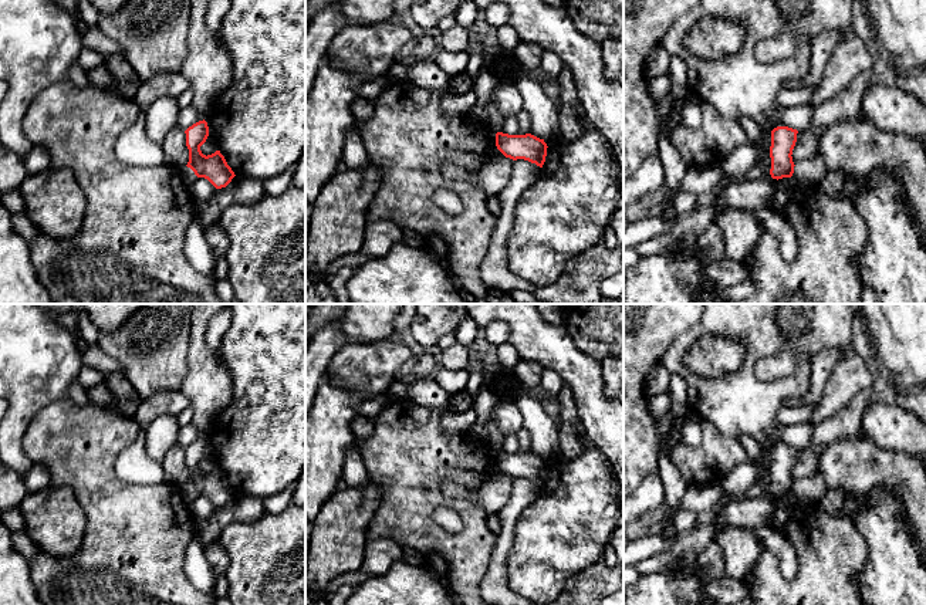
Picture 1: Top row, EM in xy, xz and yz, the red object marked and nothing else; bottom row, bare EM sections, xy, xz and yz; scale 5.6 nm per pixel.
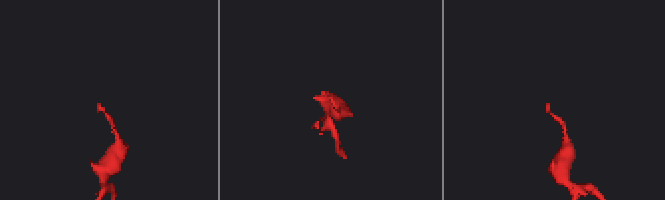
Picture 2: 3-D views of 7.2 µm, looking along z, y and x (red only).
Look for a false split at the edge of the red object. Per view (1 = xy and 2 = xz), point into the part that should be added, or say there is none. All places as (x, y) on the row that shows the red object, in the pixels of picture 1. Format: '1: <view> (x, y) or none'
1: none
2: none

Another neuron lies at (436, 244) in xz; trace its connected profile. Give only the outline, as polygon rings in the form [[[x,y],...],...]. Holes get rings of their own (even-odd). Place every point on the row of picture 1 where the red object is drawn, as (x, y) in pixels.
[[[427,236],[427,244],[426,247],[436,256],[446,257],[446,243],[439,236]]]

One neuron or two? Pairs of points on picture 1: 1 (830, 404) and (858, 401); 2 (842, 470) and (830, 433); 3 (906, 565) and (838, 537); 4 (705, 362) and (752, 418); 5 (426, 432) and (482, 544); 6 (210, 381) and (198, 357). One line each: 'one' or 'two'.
1: two
2: two
3: two
4: two
5: one
6: one

